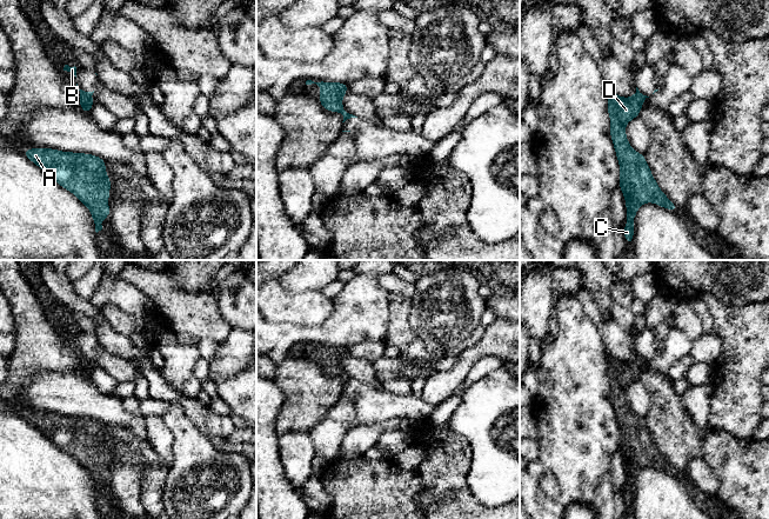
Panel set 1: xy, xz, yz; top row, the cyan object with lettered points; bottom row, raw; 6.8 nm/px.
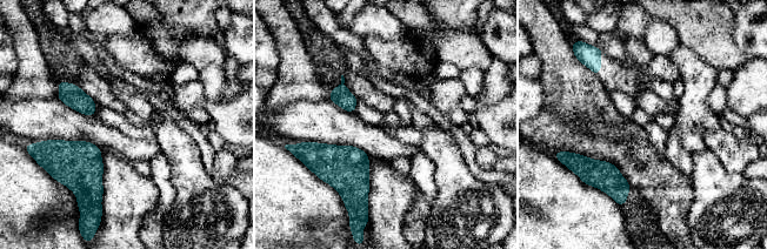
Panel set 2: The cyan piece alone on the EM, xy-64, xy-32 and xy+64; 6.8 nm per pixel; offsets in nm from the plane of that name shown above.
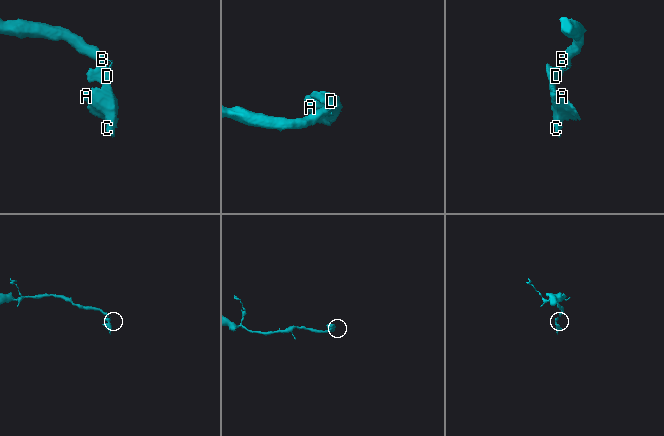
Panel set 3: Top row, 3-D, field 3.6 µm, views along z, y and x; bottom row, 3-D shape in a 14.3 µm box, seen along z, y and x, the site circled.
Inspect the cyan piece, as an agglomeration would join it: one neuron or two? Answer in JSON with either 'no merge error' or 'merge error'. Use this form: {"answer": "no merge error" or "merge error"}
{"answer": "merge error"}

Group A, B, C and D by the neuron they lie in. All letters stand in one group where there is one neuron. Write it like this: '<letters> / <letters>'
A C D / B

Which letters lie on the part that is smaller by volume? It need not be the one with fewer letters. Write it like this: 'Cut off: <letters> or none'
Cut off: A, C, D

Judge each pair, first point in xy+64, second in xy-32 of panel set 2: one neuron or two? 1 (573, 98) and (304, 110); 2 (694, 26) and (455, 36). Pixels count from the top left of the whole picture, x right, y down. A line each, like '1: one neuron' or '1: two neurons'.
1: two neurons
2: one neuron

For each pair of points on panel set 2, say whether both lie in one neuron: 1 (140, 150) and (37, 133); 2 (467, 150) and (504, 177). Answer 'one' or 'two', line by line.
1: one
2: one

